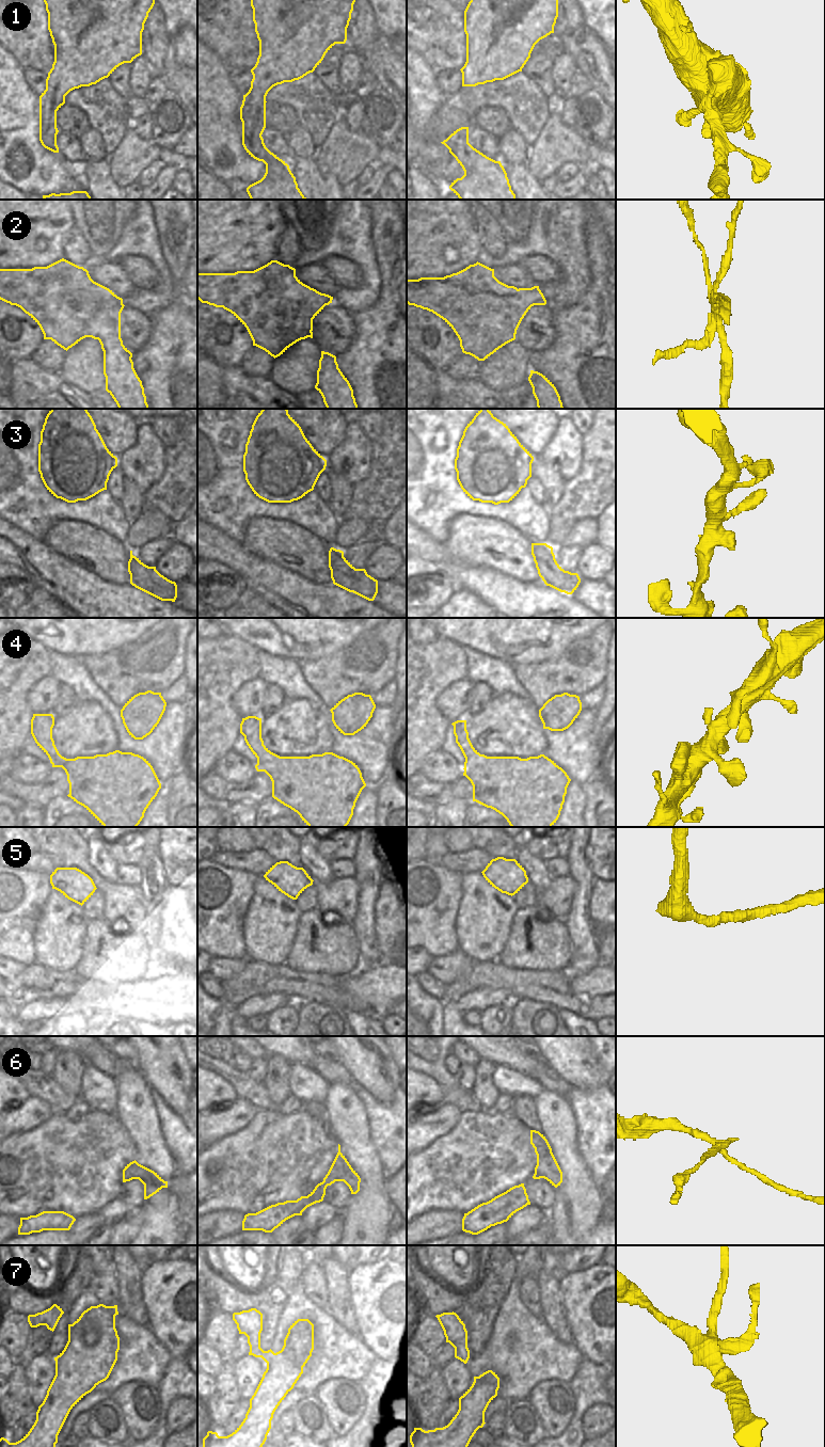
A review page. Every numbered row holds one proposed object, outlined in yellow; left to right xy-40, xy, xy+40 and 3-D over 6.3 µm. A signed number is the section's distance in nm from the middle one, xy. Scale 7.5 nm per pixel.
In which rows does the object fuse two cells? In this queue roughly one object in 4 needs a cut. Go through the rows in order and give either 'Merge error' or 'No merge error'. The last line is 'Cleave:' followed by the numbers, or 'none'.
1: No merge error
2: Merge error
3: No merge error
4: No merge error
5: No merge error
6: Merge error
7: No merge error
Cleave: 2, 6.

